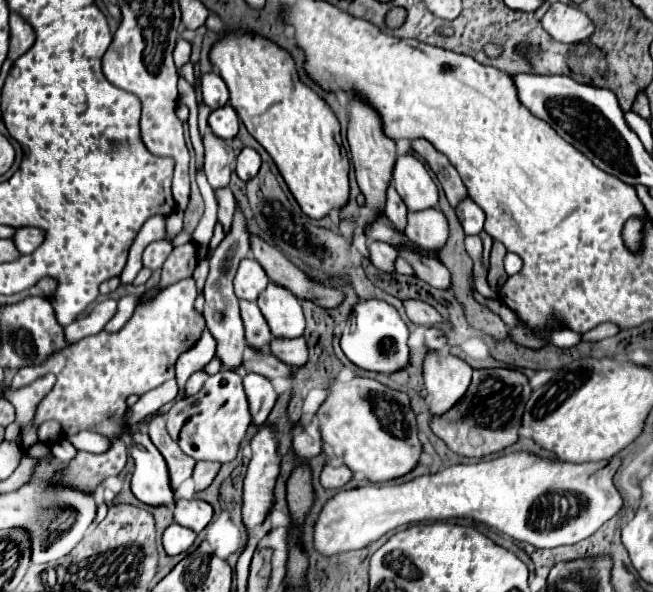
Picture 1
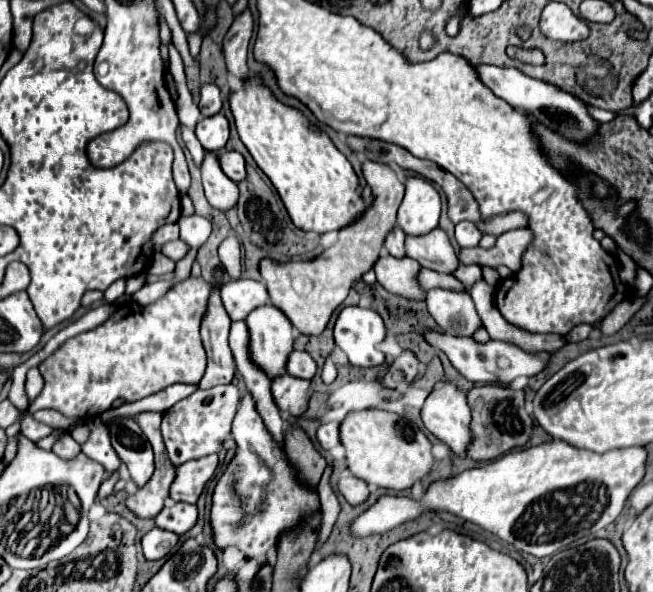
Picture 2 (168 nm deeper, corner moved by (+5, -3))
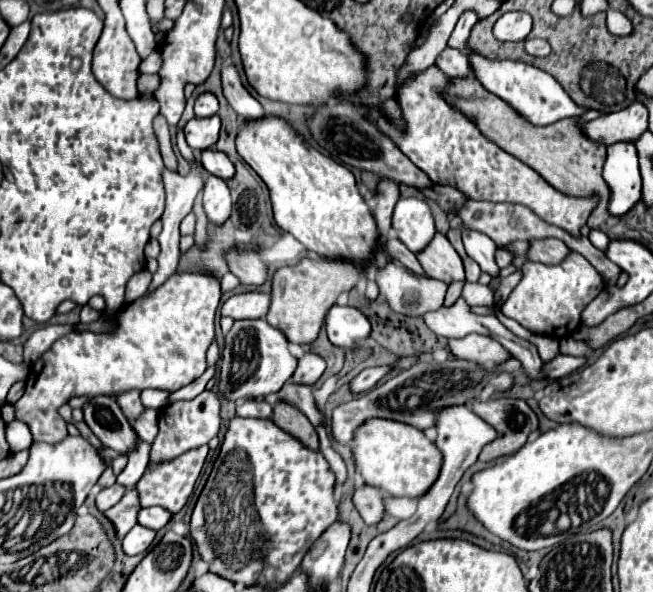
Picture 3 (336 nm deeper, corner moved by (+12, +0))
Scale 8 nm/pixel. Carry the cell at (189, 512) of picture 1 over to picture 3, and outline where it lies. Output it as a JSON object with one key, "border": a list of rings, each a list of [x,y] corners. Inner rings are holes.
{"border":[[[146,507],[146,509],[140,509],[140,515],[138,515],[138,523],[154,531],[160,531],[162,527],[166,527],[170,519],[172,519],[172,513],[164,507]]]}

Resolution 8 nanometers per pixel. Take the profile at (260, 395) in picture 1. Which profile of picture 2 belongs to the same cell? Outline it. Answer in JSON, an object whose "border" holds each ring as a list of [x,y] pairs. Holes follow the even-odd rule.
{"border":[[[247,394],[233,420],[233,438],[237,452],[227,470],[219,478],[213,492],[211,532],[219,550],[235,546],[247,560],[257,560],[259,566],[269,564],[267,552],[277,546],[283,534],[299,528],[307,518],[321,512],[317,486],[305,484],[297,470],[287,462],[283,446],[271,438],[261,416],[255,410],[251,394]]]}

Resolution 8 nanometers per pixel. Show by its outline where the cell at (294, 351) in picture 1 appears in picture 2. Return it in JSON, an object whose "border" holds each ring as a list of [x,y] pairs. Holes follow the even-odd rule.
{"border":[[[293,352],[287,362],[287,372],[295,378],[311,380],[317,374],[317,362],[307,352]]]}

